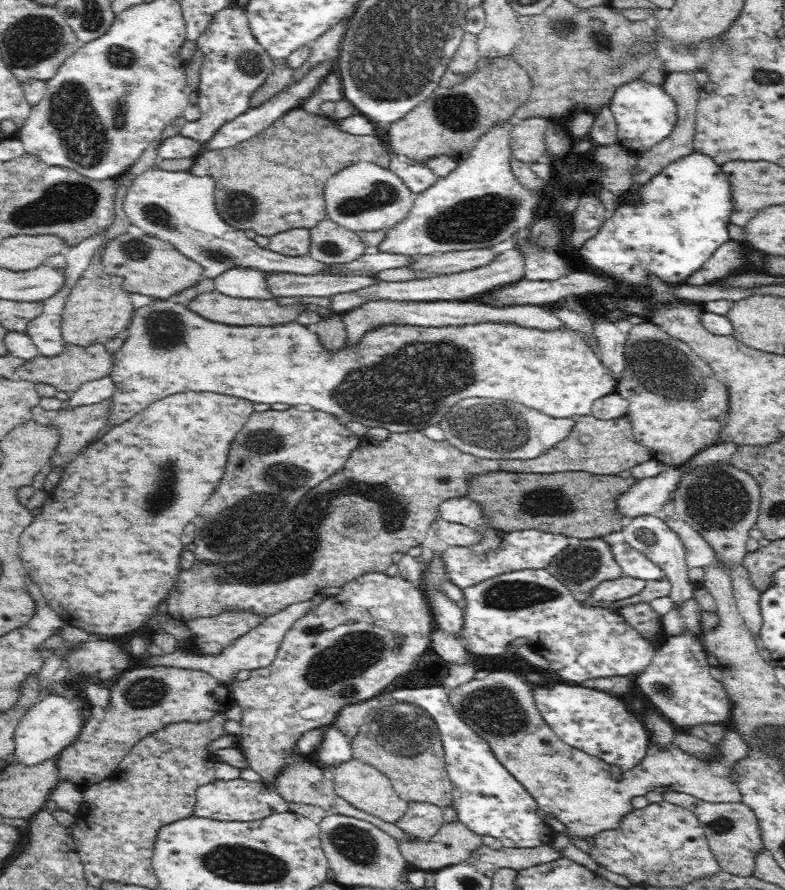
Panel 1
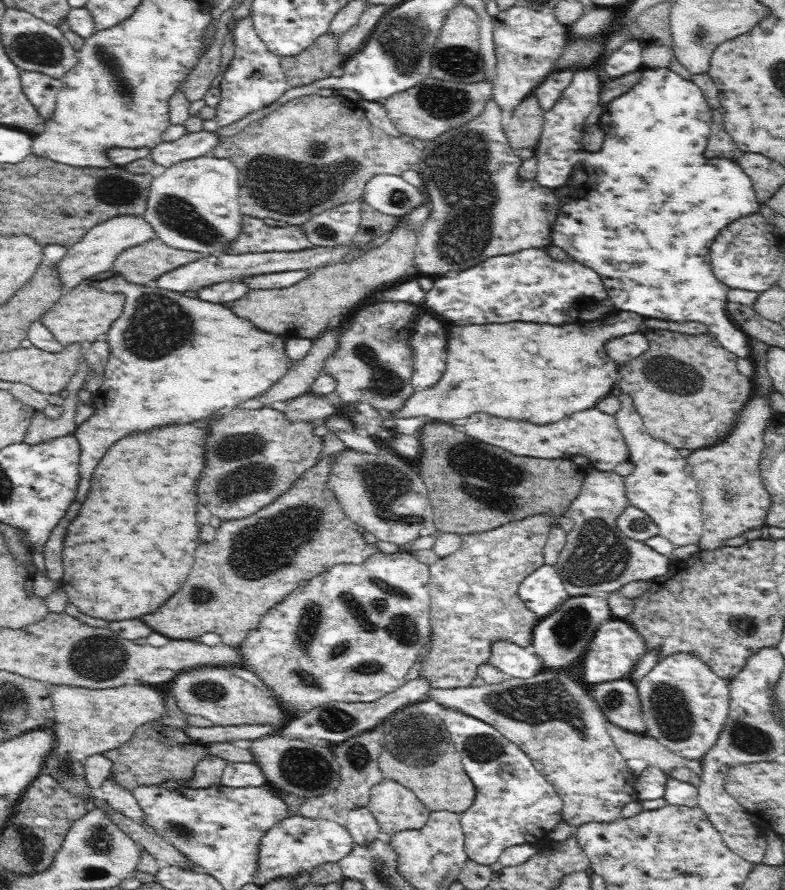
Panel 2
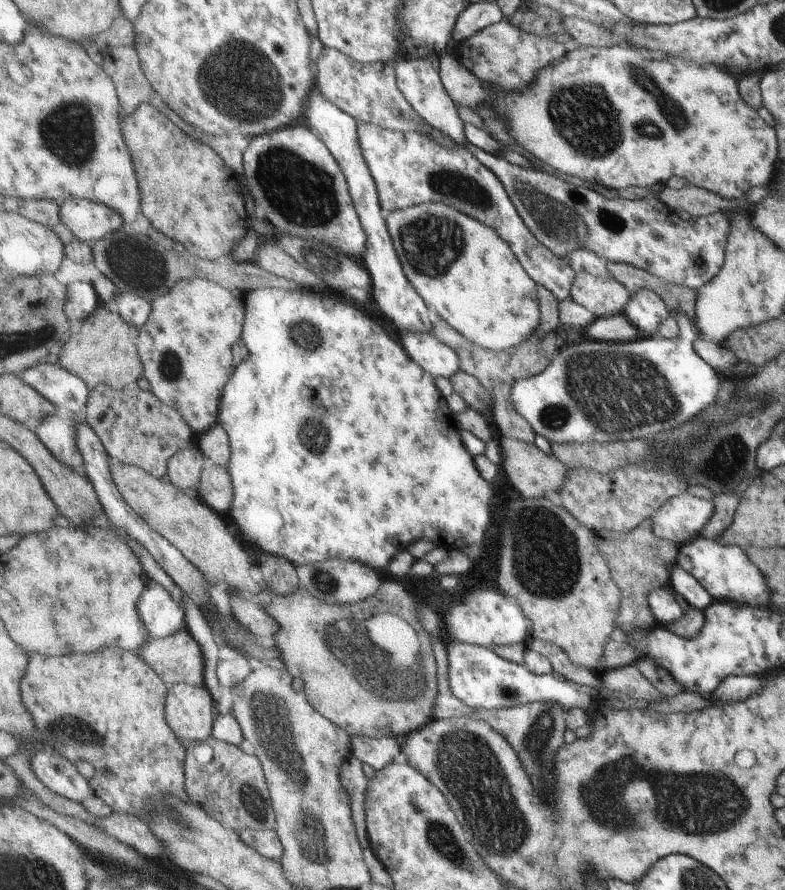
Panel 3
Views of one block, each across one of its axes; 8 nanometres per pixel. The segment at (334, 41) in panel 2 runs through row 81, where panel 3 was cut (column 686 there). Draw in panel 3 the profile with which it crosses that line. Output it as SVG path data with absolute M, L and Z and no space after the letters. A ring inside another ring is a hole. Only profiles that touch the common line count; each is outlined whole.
M607 263L610 275L622 284L630 293L636 293L643 289L650 289L665 303L665 306L677 320L680 314L684 314L691 322L693 330L700 336L701 331L695 322L695 305L697 304L698 292L684 286L673 285L657 280L656 276L646 273L644 270L621 263Z

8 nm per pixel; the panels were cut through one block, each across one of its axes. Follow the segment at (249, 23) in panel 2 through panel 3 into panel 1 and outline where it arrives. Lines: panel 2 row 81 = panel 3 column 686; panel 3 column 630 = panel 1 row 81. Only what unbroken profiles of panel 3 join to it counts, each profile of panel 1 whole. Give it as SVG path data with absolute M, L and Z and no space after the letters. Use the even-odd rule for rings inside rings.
M240 2L239 6L236 3L218 12L196 44L204 56L200 68L200 102L197 104L202 116L196 122L186 122L180 128L180 135L204 144L212 140L222 126L251 108L251 97L264 85L275 65L252 34L245 7Z

